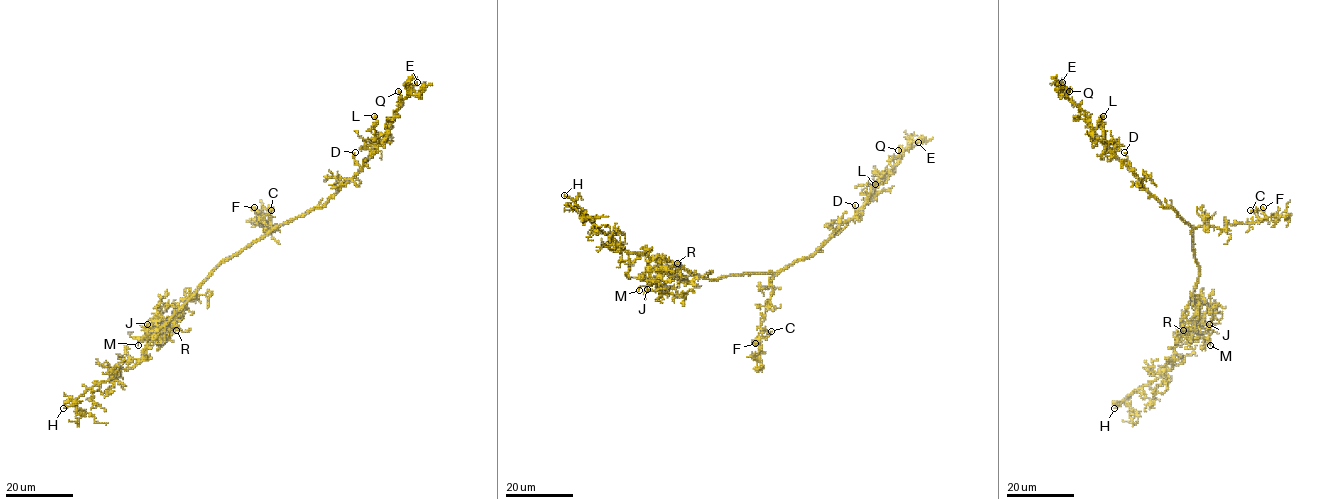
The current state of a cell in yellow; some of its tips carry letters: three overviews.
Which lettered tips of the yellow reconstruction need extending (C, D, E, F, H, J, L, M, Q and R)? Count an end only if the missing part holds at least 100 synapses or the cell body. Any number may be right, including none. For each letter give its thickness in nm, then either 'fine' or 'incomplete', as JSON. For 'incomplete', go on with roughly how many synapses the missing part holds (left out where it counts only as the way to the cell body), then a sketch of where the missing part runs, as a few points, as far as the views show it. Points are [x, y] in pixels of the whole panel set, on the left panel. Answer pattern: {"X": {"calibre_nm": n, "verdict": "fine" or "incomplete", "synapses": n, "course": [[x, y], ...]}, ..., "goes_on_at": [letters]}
{"C": {"calibre_nm": 240, "verdict": "fine"}, "D": {"calibre_nm": 160, "verdict": "fine"}, "E": {"calibre_nm": 200, "verdict": "fine"}, "F": {"calibre_nm": 240, "verdict": "fine"}, "H": {"calibre_nm": 240, "verdict": "incomplete"}, "J": {"calibre_nm": 120, "verdict": "fine"}, "L": {"calibre_nm": 240, "verdict": "fine"}, "M": {"calibre_nm": 180, "verdict": "fine"}, "Q": {"calibre_nm": 190, "verdict": "fine"}, "R": {"calibre_nm": 140, "verdict": "fine"}, "goes_on_at": ["H"]}

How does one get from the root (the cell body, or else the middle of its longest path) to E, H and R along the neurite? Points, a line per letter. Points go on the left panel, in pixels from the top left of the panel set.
E: (246, 248), (273, 229), (320, 208), (342, 187), (385, 135), (399, 103), (417, 82)
H: (246, 248), (226, 258), (217, 267), (154, 334), (134, 365), (121, 368), (109, 379), (96, 384), (63, 408)
R: (246, 248), (226, 258), (192, 296), (195, 295), (187, 298), (186, 308), (169, 321), (178, 327), (176, 330)

